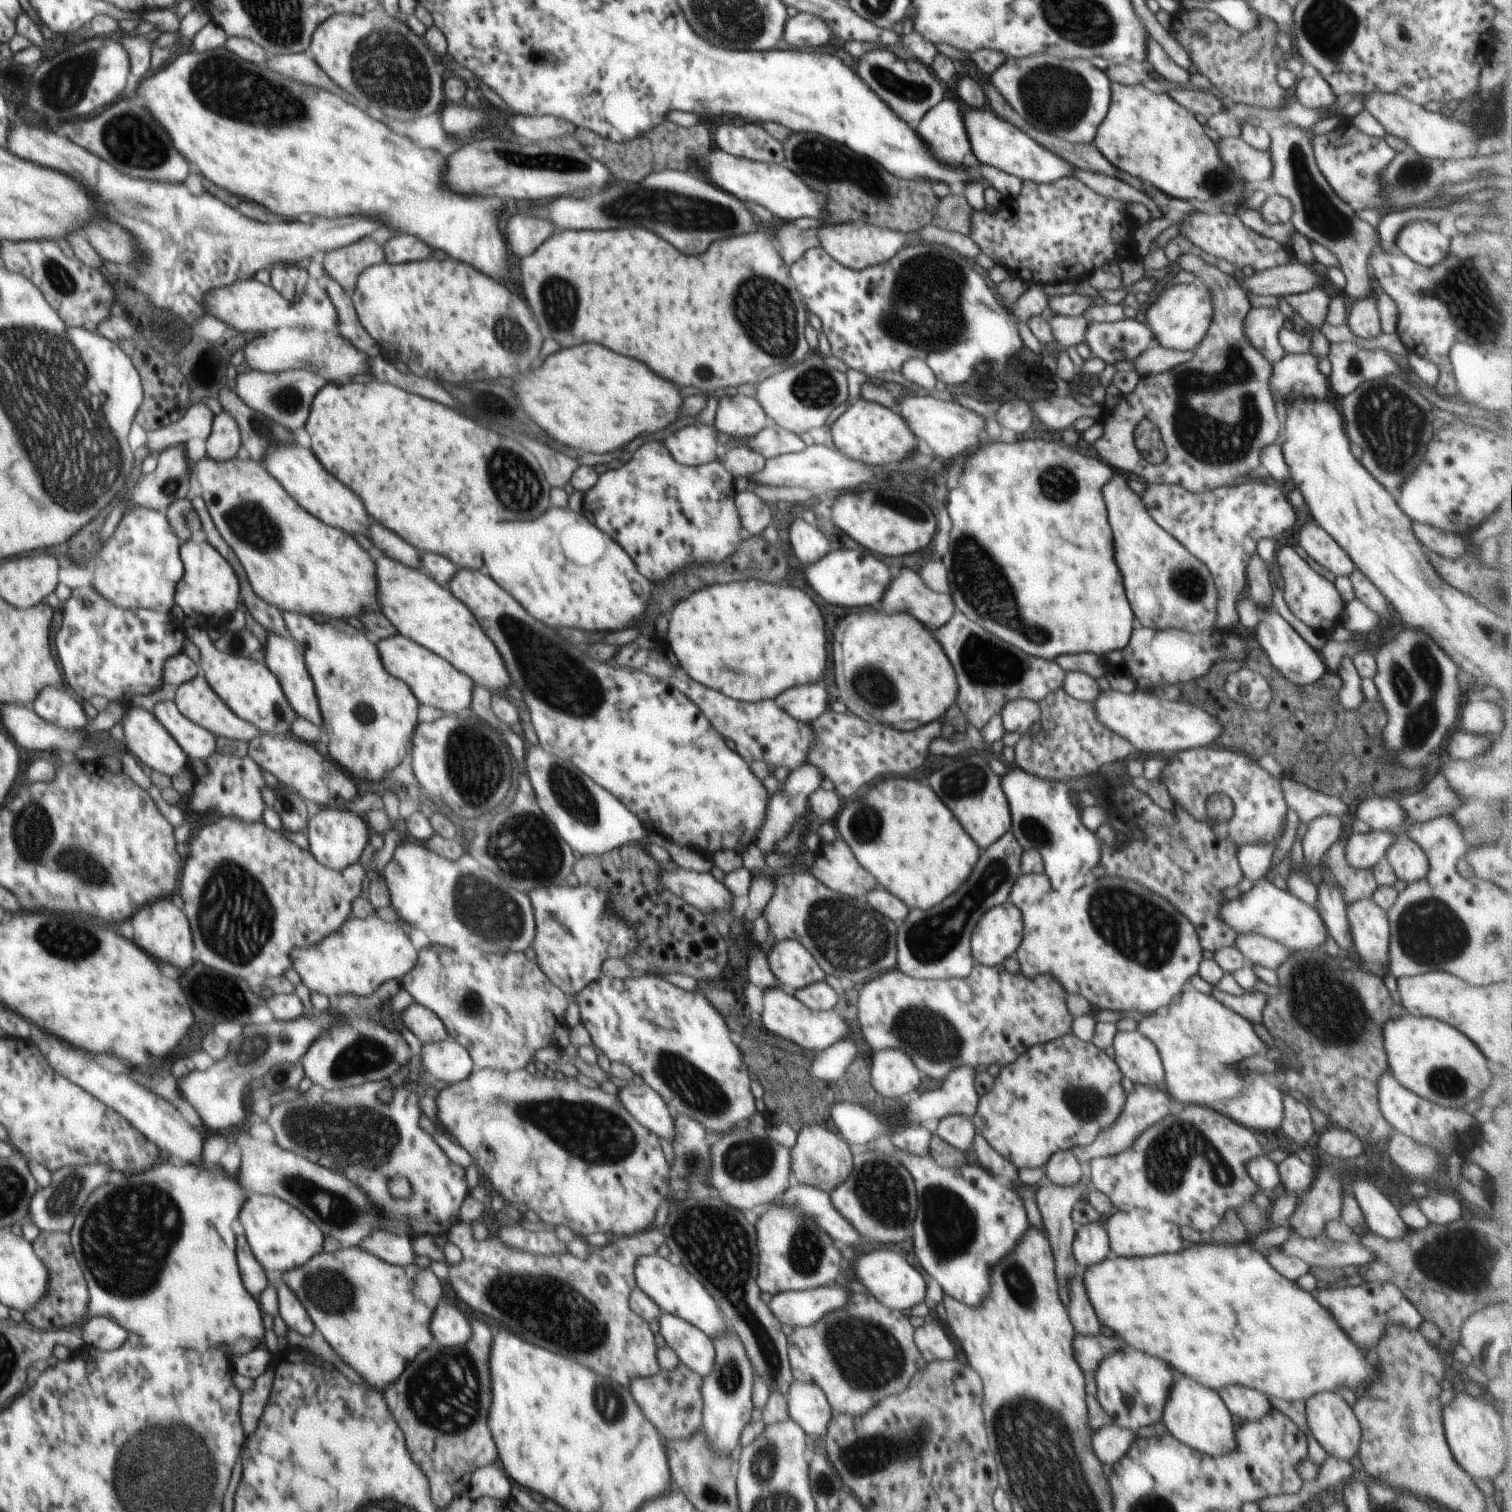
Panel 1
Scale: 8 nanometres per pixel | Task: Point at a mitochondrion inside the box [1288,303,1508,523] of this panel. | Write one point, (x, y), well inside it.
(1391, 424)

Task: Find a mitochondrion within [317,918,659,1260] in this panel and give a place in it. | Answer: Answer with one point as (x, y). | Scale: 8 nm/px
(587, 1132)

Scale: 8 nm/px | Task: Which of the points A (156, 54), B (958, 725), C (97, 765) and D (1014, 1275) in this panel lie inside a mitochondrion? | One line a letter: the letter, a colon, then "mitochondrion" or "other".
A: other
B: other
C: other
D: mitochondrion

